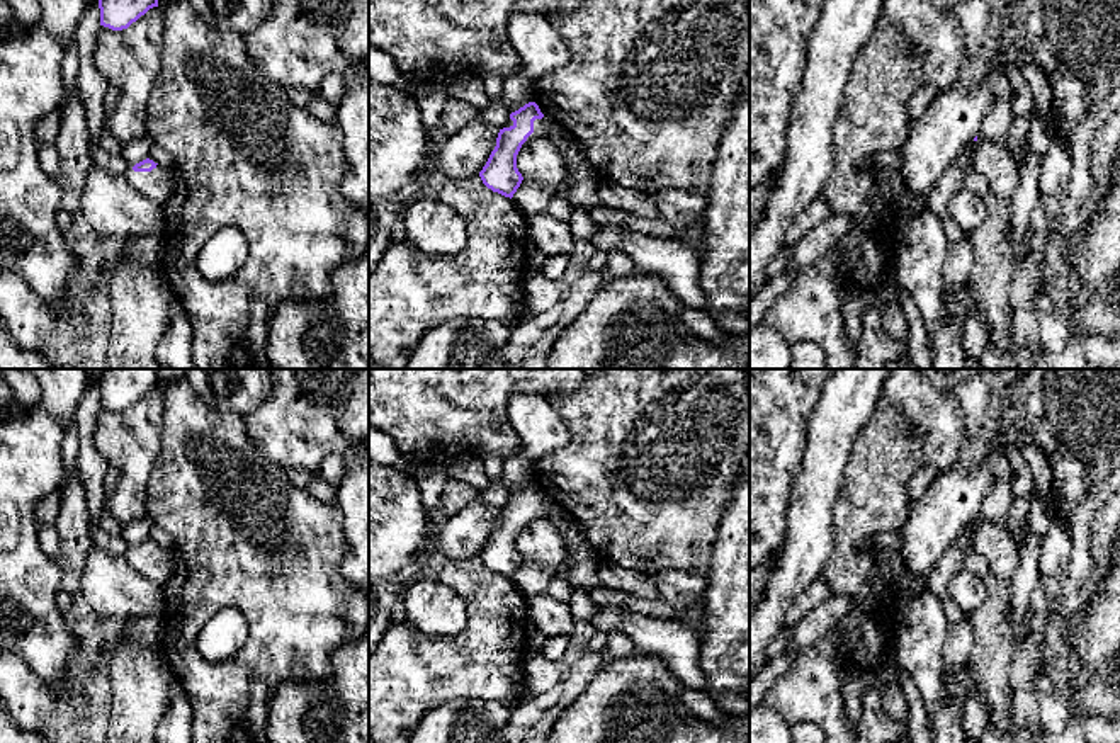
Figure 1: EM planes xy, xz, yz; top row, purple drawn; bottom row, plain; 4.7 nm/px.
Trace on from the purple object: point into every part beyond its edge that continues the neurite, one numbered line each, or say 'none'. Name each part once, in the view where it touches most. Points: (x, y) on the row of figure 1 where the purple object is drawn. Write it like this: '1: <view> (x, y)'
1: xz (541, 126)

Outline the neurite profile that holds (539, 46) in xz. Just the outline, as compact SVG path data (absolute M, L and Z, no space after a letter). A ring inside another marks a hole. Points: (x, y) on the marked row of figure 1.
M515 14L506 26L506 37L518 54L522 70L535 82L544 73L566 65L571 53L547 15Z

